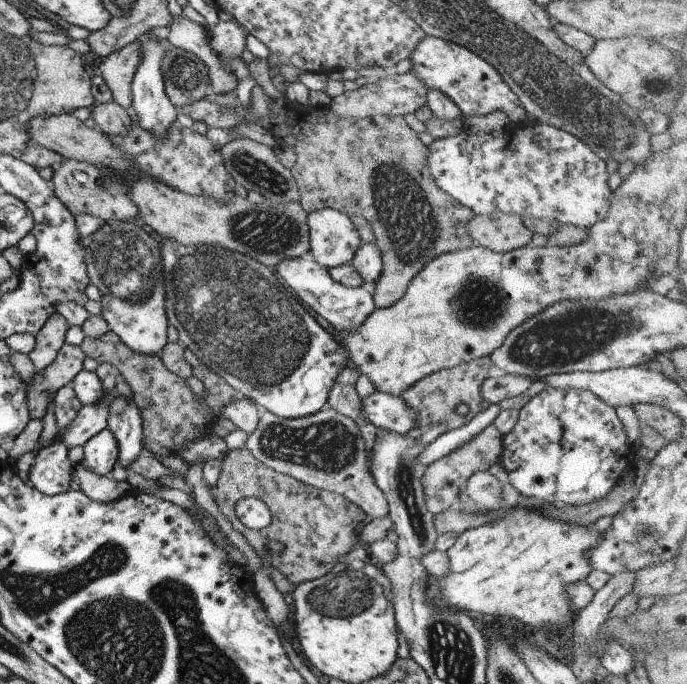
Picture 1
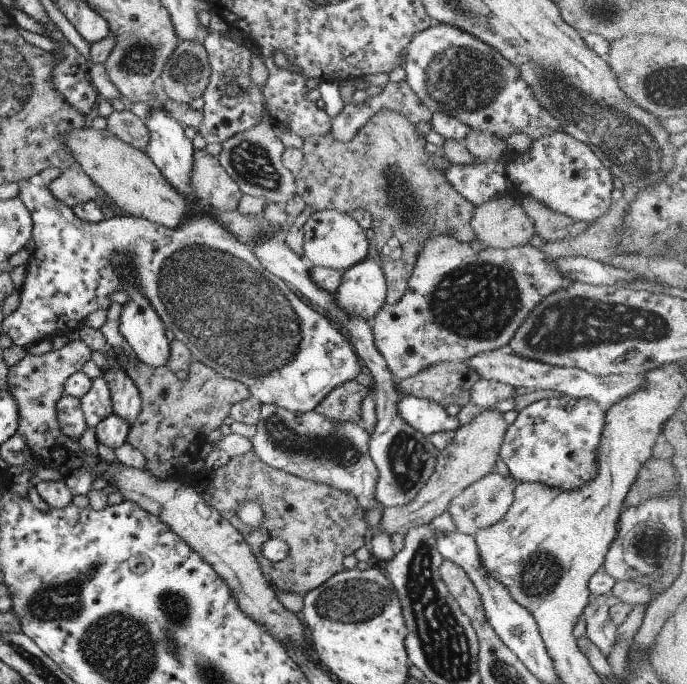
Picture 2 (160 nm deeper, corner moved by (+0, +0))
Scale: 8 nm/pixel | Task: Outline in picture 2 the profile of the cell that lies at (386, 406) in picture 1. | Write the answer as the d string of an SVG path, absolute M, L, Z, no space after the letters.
M406 395L399 399L396 407L403 422L426 437L435 432L454 432L459 428L457 417L447 415L445 408L435 401Z

